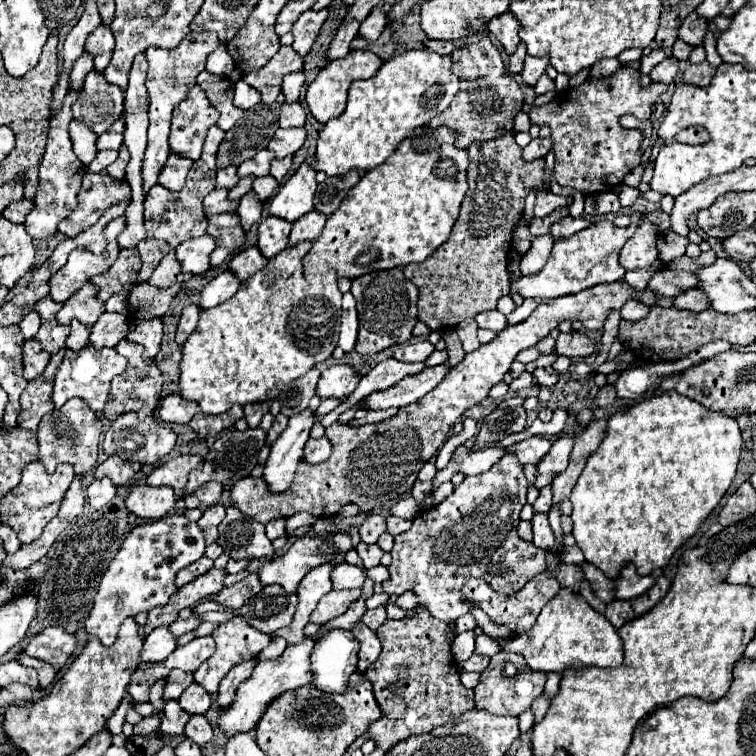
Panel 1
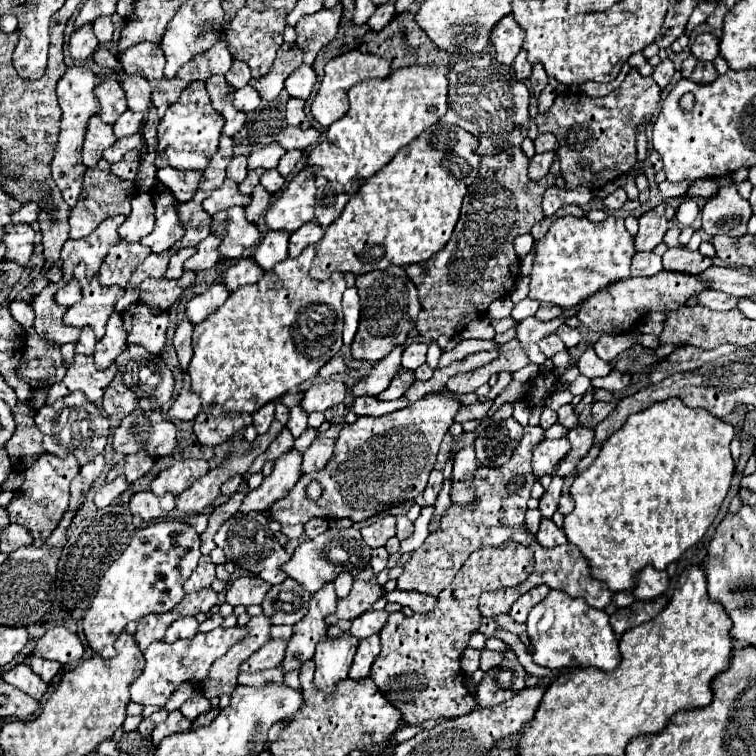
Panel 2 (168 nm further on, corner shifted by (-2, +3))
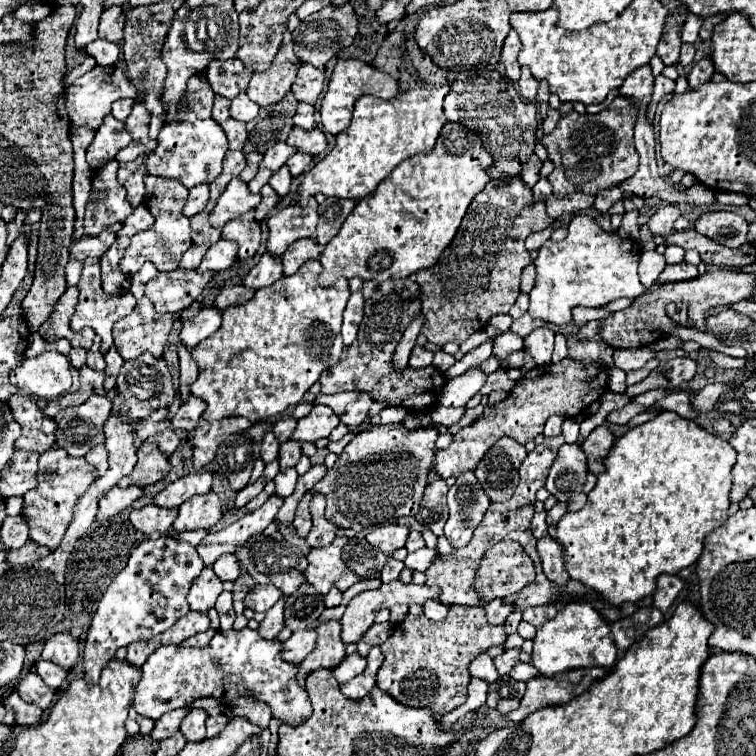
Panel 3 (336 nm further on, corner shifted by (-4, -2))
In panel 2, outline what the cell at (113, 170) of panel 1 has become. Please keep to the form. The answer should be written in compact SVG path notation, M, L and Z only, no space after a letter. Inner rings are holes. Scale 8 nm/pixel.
M131 150L123 156L121 162L115 162L111 166L111 172L115 176L119 176L121 180L129 180L129 182L135 182L135 174L137 174L137 168L139 168L139 150Z

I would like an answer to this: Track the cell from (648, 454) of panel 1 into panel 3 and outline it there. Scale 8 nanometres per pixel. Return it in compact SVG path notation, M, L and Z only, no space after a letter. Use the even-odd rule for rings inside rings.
M663 411L659 413L655 419L643 423L643 425L637 425L633 429L629 429L623 437L619 437L615 441L615 445L611 447L609 455L605 457L603 465L605 465L605 473L601 473L597 477L597 485L593 487L593 491L587 495L587 503L581 511L569 511L563 515L563 519L557 523L557 541L561 543L563 551L565 551L565 567L567 567L567 573L571 579L577 579L581 581L585 587L591 587L595 589L597 593L603 595L603 599L613 605L613 607L619 607L621 603L627 603L627 601L639 601L647 595L653 595L655 591L655 579L657 575L661 573L669 573L669 575L675 575L679 569L683 567L689 567L693 565L701 551L703 551L703 541L705 537L717 529L721 523L725 523L727 519L727 509L729 509L729 491L731 491L731 467L735 465L735 457L737 453L733 451L733 447L717 437L717 435L711 435L707 429L699 427L695 421L689 421L689 419L681 419L677 413L671 413L671 411Z

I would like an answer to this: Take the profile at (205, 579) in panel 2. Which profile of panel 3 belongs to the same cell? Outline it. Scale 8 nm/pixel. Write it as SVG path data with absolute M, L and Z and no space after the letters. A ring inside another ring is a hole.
M203 567L201 575L193 581L193 587L189 591L189 597L187 597L189 607L193 611L209 611L215 605L221 591L223 591L223 585L217 579L213 567Z

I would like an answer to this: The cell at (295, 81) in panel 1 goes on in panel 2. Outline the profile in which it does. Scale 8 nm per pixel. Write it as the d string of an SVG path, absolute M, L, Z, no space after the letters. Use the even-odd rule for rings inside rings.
M303 64L303 66L299 66L299 68L285 80L285 90L287 90L289 96L293 96L293 98L309 100L315 82L317 82L315 70L313 70L311 66Z

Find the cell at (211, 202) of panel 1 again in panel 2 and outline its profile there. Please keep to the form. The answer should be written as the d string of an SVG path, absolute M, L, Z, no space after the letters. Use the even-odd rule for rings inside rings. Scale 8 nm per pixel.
M225 180L219 188L215 188L211 192L209 198L203 200L203 210L207 214L215 214L215 212L221 212L221 210L227 210L231 206L247 206L251 202L251 196L245 196L239 192L237 188L237 182L233 180Z

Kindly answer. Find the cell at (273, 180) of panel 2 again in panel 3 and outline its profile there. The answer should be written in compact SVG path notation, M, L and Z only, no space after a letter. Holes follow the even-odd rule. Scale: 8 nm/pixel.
M283 165L277 173L273 173L271 175L271 179L269 179L269 185L277 191L277 195L279 197L285 197L287 193L289 193L289 185L291 185L291 173L289 173L289 169L287 169L287 165Z

